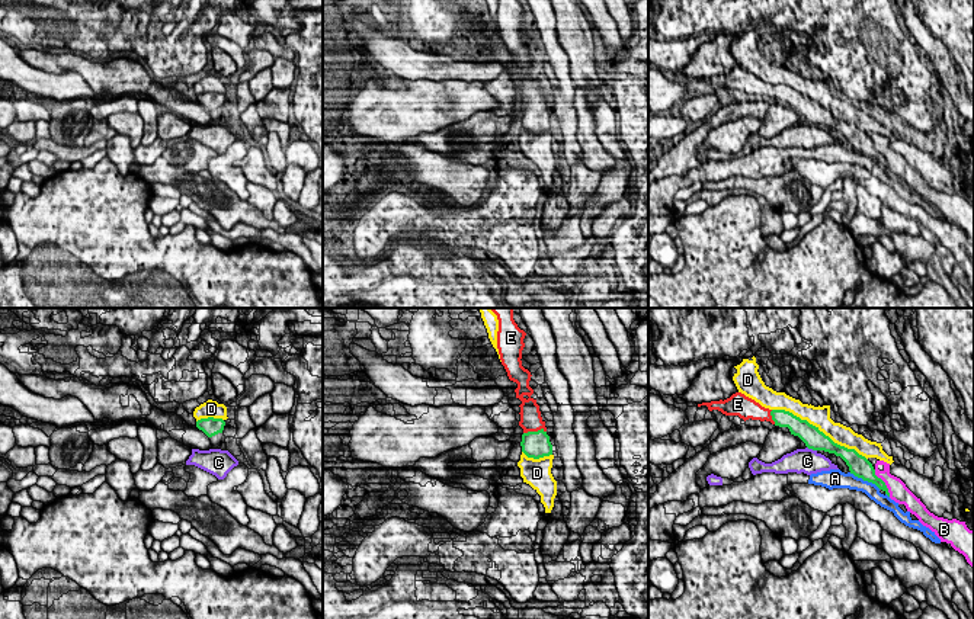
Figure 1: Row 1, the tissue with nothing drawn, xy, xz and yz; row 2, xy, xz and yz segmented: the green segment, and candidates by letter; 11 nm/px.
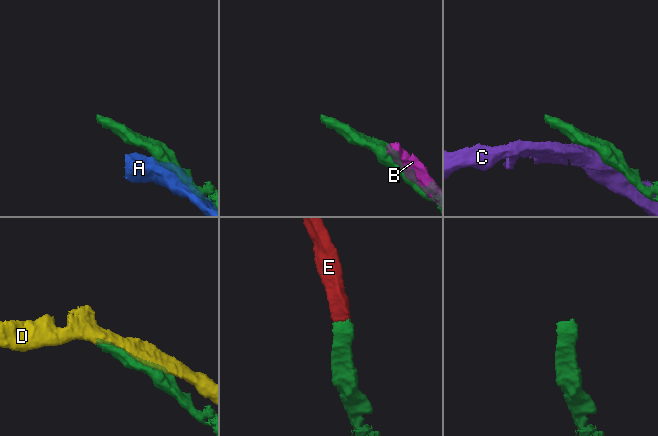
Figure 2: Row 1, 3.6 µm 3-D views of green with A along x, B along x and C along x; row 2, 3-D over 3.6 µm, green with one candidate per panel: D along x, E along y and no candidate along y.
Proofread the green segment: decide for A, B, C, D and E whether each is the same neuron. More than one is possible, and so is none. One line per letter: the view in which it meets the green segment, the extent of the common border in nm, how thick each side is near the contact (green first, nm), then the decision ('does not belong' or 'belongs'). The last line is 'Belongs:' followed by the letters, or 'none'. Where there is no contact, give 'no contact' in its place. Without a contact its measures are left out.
A: contact in yz; length 400 nm; calibres 220 and 160 nm; does not belong
B: contact in yz; length 360 nm; calibres 190 and 200 nm; does not belong
C: contact in yz; length 120 nm; calibres 240 and 280 nm; does not belong
D: contact in yz; length 1200 nm; calibres 240 and 220 nm; does not belong
E: contact in xz; length 260 nm; calibres 300 and 240 nm; belongs
Belongs: E

